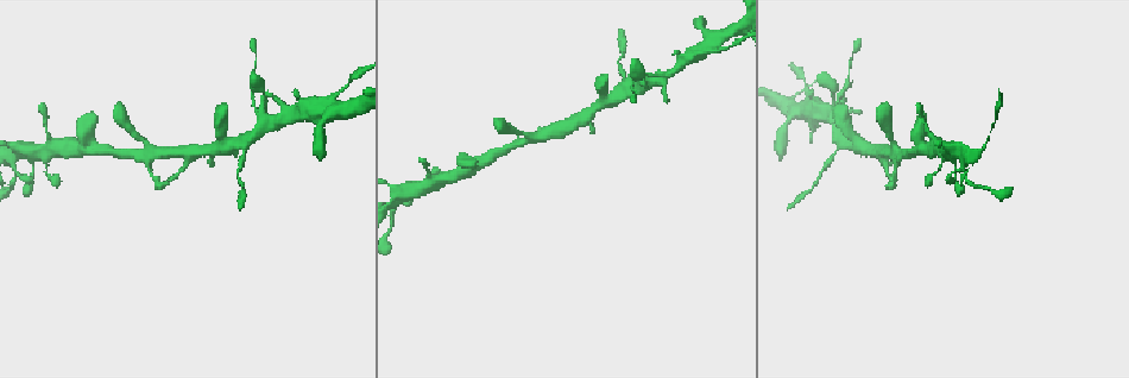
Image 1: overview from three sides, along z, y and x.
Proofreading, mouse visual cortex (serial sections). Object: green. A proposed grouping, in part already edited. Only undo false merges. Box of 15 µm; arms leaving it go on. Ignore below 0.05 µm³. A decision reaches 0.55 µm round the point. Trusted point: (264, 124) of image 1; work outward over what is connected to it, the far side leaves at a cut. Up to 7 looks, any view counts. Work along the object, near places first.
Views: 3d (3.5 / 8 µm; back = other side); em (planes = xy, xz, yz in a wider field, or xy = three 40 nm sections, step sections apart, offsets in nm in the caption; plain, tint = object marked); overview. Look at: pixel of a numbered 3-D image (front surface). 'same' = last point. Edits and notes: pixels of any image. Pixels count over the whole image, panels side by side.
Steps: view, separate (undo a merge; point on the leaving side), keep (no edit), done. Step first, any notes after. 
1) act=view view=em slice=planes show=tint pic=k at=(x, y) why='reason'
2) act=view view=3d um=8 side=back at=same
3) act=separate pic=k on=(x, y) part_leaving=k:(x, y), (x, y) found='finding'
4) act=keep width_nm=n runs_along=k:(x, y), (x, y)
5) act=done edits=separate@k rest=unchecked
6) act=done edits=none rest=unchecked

act=view view=3d um=3.5 pic=1 at=(244, 146) why='thin arm on a thick one'

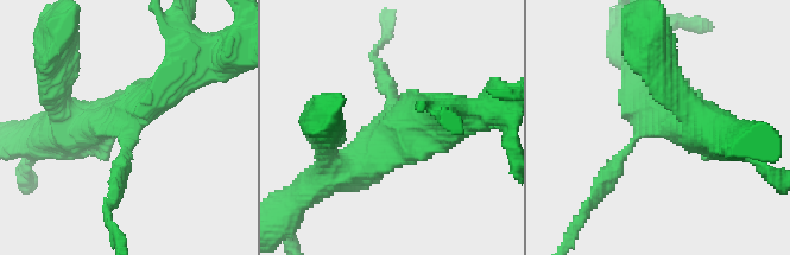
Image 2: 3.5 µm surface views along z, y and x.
act=view view=em slice=xy step=3 show=tint pic=2 at=(648, 125) arms=3 arm_widths_nm=150,500,500

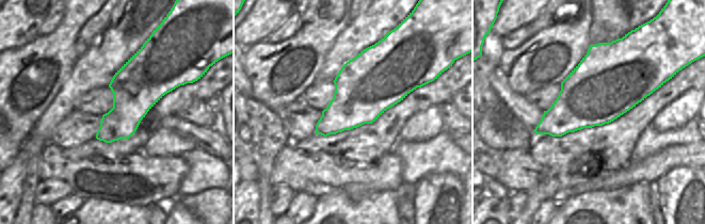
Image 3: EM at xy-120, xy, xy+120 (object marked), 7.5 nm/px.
act=keep runs_along=2:(187, 63), (151, 100), (70, 132) found='continuous, no second cell'

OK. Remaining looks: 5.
act=view view=3d um=3.5 pic=1 at=(720, 49) why='calibre changes'

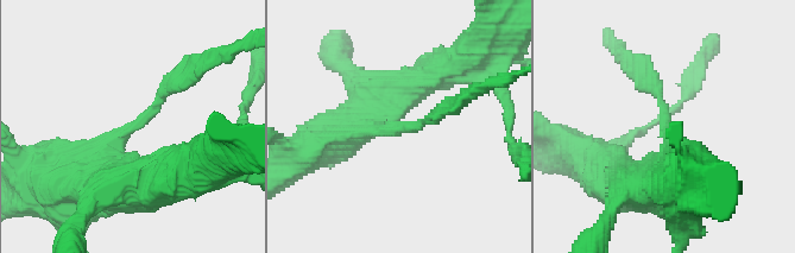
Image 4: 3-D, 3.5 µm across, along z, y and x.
act=view view=em slice=planes show=tint pic=4 at=(133, 126) arm_widths_nm=200,400 why='now the EM'

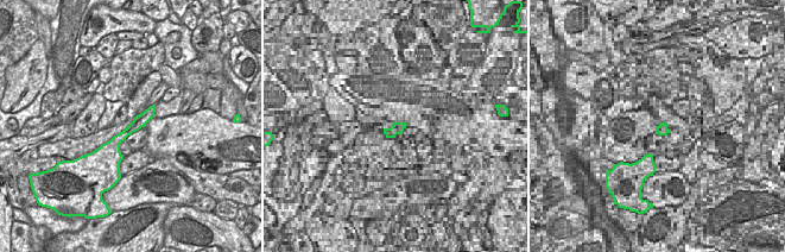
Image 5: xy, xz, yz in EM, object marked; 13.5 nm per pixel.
act=keep width_nm=170 runs_along=4:(77, 185), (164, 90), (187, 80) found='all the same cell'

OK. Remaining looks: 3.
act=view view=3d um=3.5 pic=1 at=(13, 153) why='four-way junction'

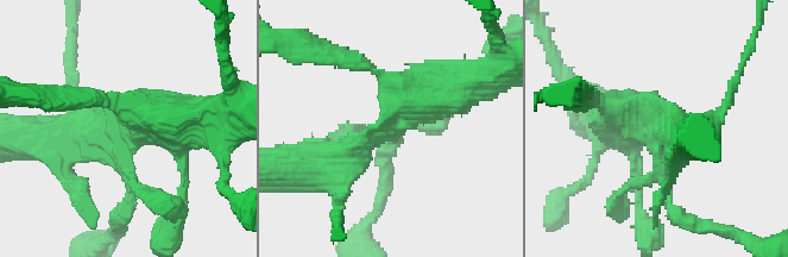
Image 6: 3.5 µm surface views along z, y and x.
act=view view=em slice=planes show=tint pic=6 at=(395, 127)

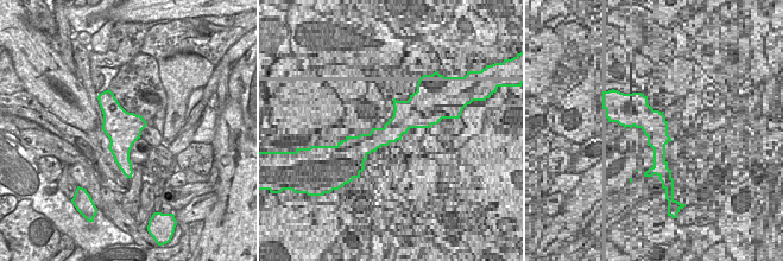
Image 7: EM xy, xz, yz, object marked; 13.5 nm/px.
act=view view=em slice=xy step=2 show=tint at=same why='another direction'

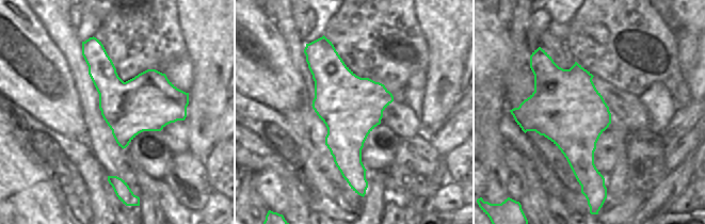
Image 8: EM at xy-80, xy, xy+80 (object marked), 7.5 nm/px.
act=keep runs_along=6:(199, 121), (130, 129), (126, 205) found='all the same cell'

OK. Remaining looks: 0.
act=done edits=none rest=unchecked

